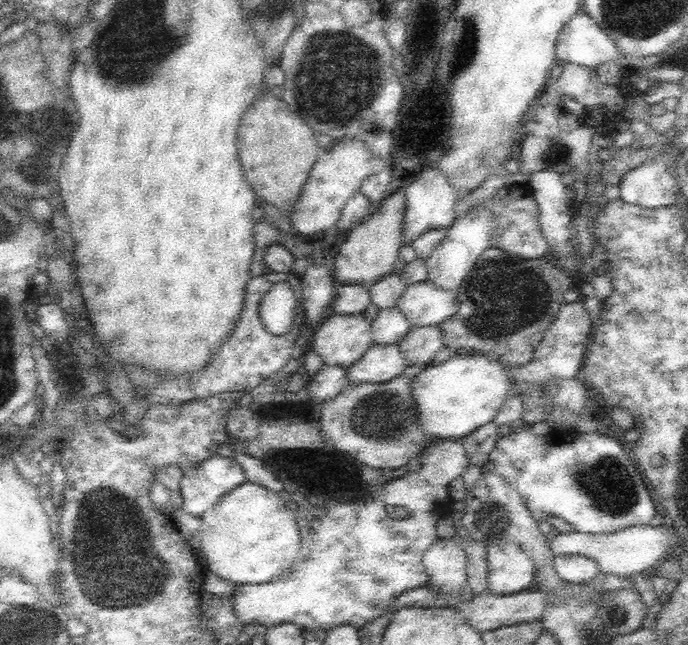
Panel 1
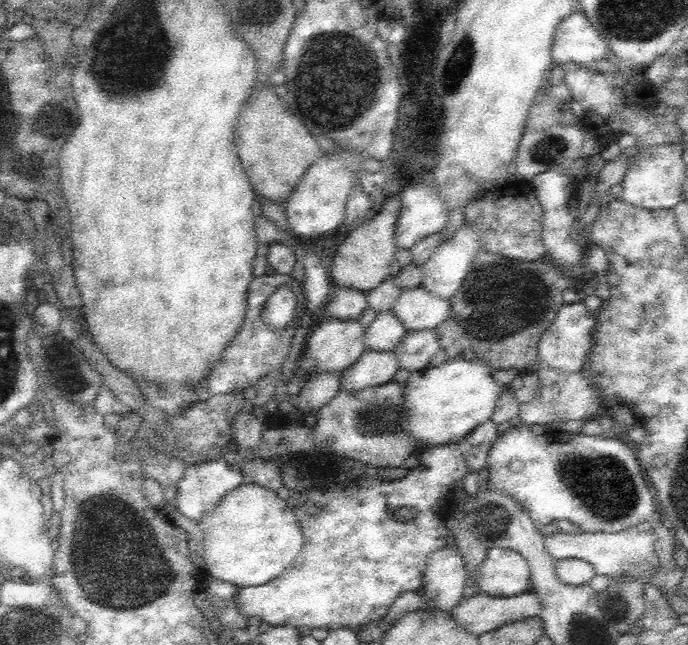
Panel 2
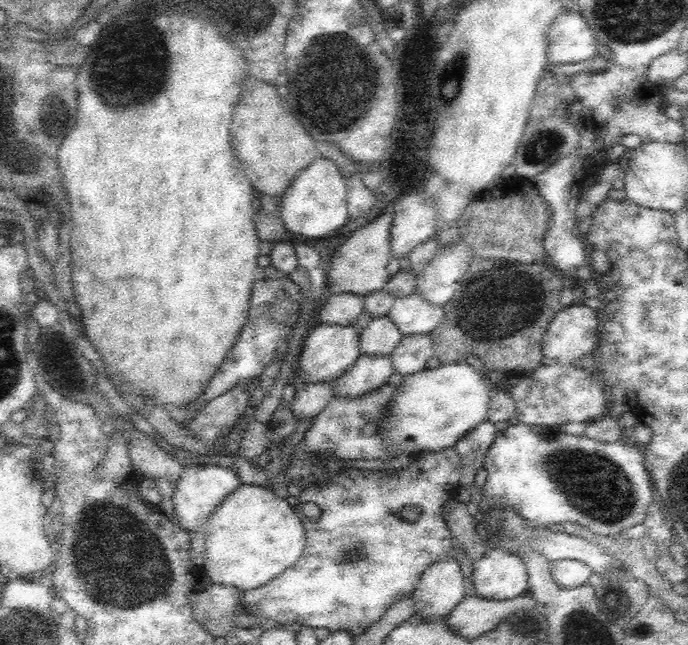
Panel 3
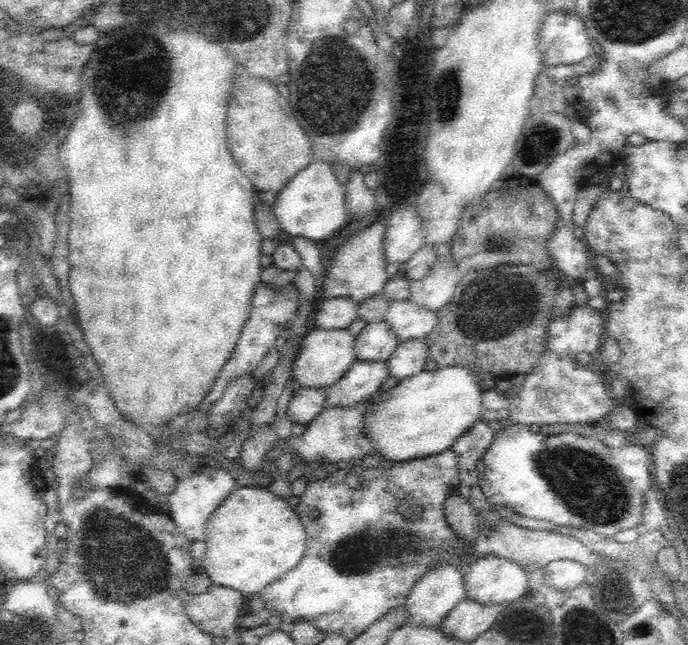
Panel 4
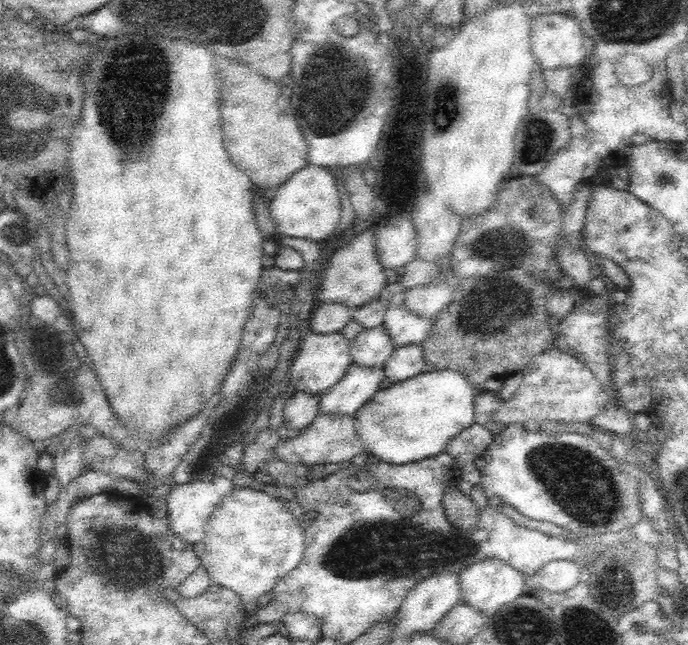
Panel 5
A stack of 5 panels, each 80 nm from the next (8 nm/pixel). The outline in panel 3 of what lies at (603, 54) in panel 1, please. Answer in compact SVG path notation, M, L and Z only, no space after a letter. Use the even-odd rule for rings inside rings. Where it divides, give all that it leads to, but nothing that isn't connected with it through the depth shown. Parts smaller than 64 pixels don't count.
M564 12L548 30L546 58L552 64L574 64L593 58L598 53L599 41L586 20L576 12Z

